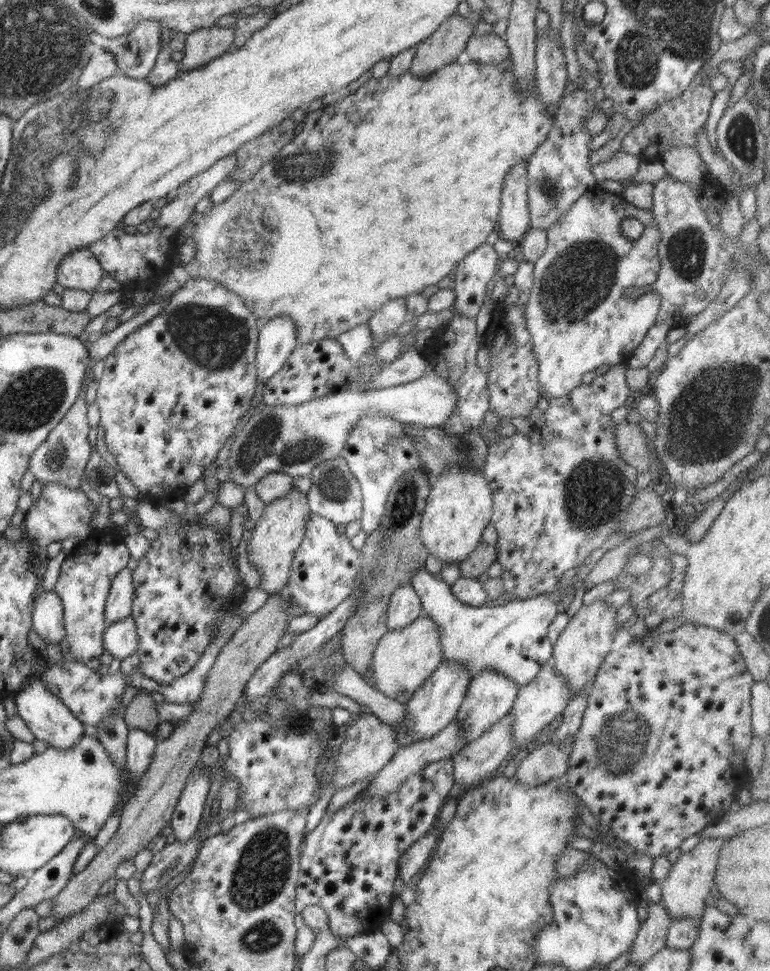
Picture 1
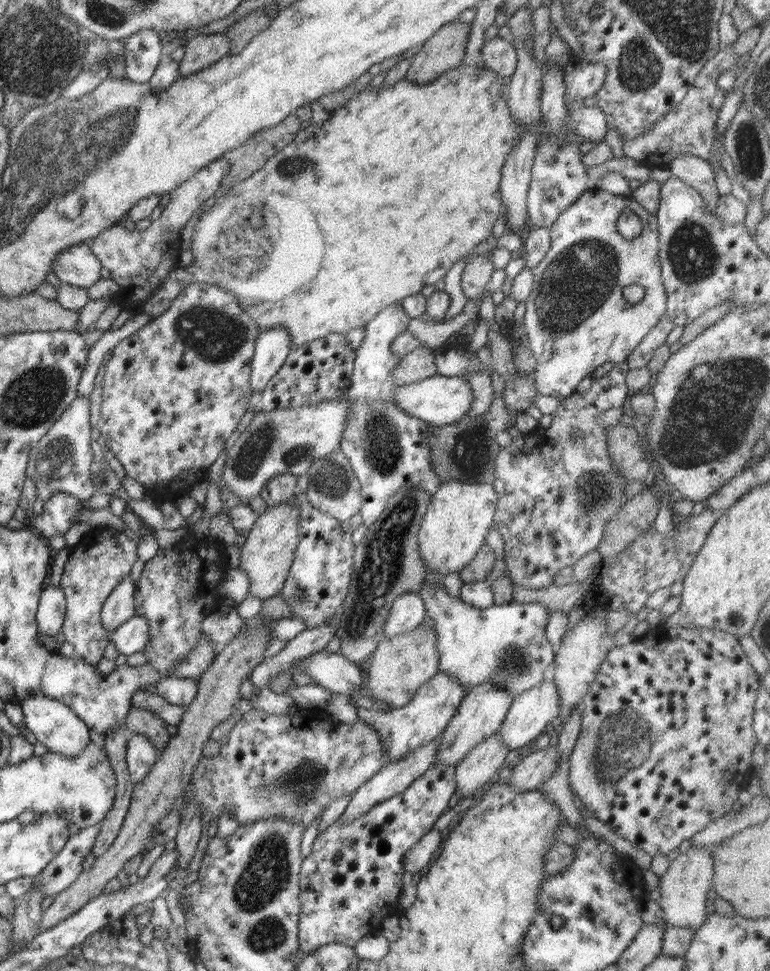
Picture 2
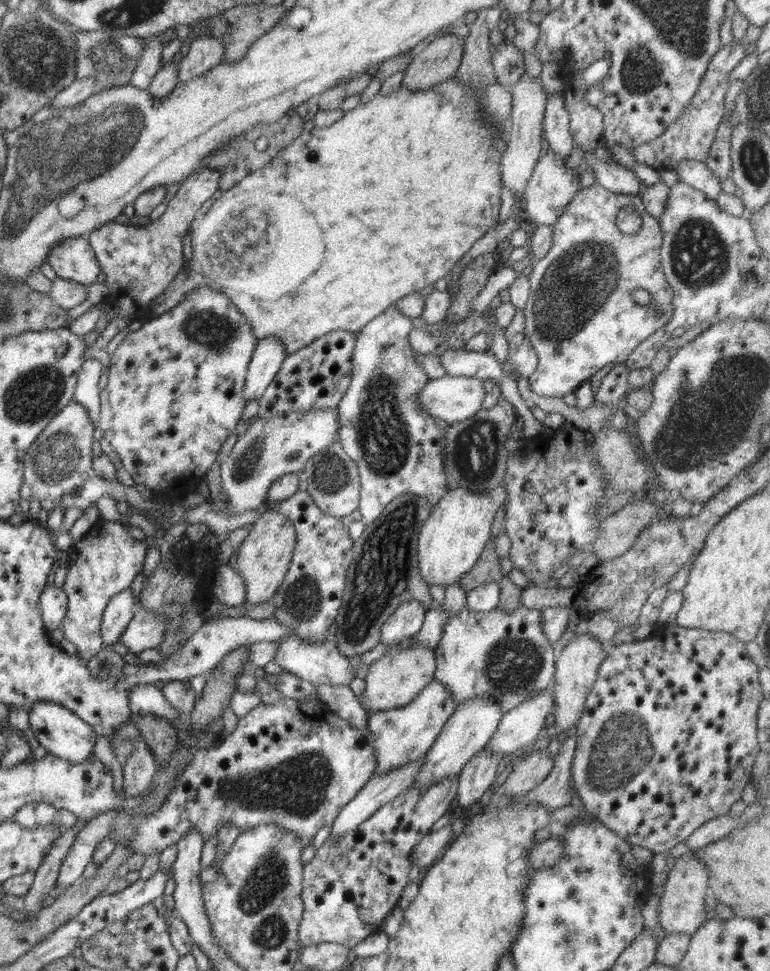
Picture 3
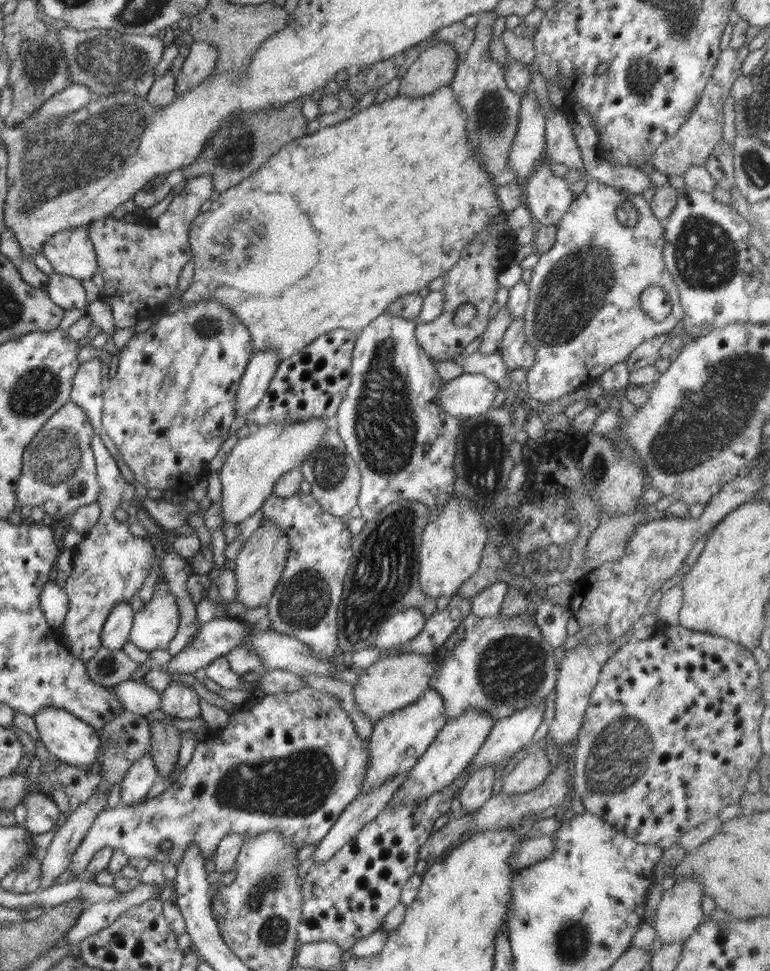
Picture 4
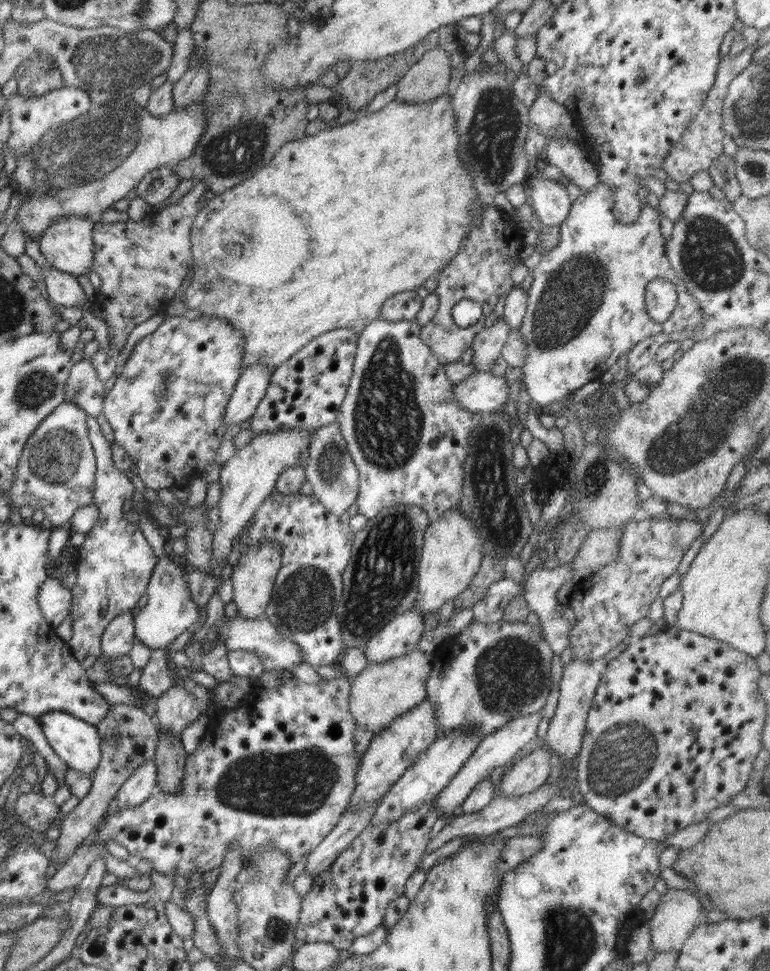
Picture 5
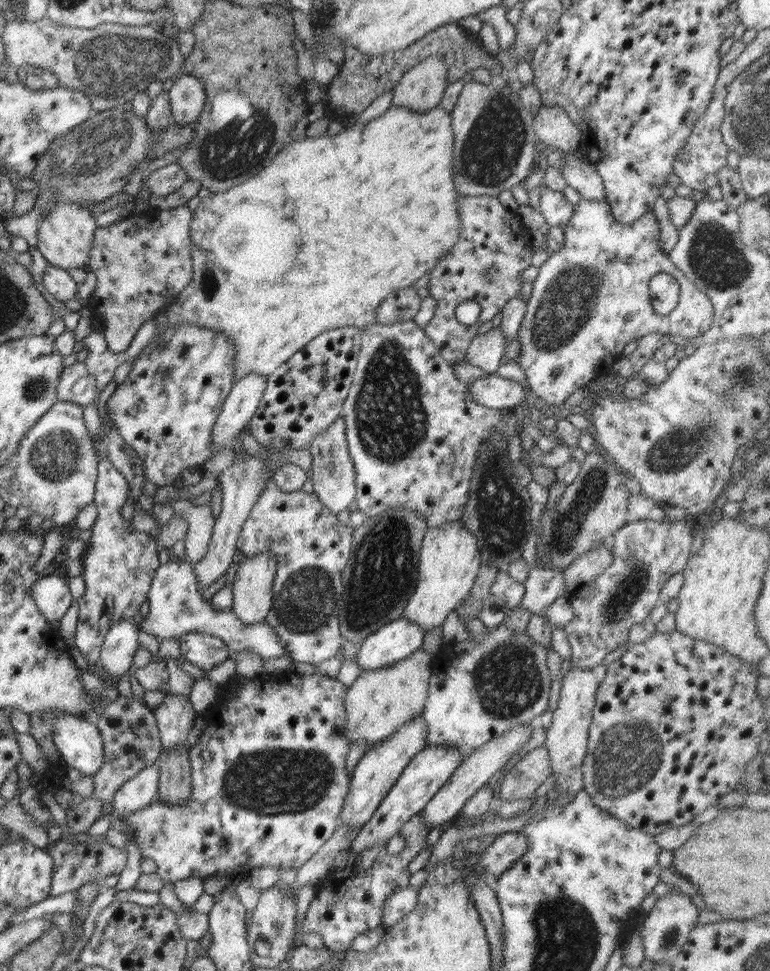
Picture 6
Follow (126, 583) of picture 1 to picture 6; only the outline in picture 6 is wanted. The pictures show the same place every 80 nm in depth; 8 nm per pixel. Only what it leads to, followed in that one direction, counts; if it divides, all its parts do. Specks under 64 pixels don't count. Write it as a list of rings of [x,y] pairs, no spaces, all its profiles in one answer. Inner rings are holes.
[[[133,620],[118,621],[108,629],[99,654],[98,664],[108,671],[110,678],[105,685],[114,687],[114,678],[134,671],[134,653],[140,645],[138,642],[139,628]]]

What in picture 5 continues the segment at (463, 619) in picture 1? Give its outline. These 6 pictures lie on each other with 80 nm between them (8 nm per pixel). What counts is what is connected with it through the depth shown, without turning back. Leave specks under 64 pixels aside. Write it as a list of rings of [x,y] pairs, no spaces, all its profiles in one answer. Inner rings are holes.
[[[503,618],[498,622],[483,623],[474,620],[454,638],[450,650],[435,652],[432,674],[427,680],[427,699],[434,704],[434,722],[438,724],[436,738],[454,730],[476,734],[480,740],[514,722],[516,718],[542,712],[553,687],[550,673],[553,650],[527,622],[511,623]]]

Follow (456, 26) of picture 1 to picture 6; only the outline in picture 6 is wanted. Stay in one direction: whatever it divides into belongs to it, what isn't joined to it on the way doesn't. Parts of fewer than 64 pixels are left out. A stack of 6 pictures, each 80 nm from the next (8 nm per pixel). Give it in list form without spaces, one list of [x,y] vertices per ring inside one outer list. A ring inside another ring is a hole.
[[[428,55],[408,69],[392,89],[391,104],[421,113],[438,107],[448,85],[447,66],[442,57]]]

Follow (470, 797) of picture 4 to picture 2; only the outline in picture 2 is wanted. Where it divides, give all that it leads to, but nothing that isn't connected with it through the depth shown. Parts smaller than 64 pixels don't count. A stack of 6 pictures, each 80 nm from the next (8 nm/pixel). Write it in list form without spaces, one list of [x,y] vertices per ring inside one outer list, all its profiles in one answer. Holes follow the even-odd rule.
[[[498,733],[472,747],[455,767],[457,791],[463,798],[472,797],[474,793],[477,796],[478,790],[497,779],[497,772],[506,768],[504,762],[509,751]]]

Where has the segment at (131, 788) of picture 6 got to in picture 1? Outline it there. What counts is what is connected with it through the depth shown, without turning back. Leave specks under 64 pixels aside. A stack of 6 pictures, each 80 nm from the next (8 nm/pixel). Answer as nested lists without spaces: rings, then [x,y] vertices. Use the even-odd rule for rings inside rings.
[[[129,730],[127,738],[126,770],[134,784],[144,777],[144,772],[152,764],[157,742],[153,736],[142,730]]]

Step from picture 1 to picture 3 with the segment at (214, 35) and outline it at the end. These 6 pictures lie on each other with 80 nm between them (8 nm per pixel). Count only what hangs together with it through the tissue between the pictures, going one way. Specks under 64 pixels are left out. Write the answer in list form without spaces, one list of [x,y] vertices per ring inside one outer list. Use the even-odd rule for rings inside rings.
[[[208,36],[195,38],[177,67],[179,81],[191,81],[212,70],[213,66],[221,63],[224,53],[224,43],[220,39]]]

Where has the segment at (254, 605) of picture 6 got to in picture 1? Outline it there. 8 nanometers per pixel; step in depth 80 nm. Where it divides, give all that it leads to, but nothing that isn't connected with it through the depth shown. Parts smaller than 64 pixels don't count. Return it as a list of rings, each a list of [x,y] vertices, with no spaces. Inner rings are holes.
[[[292,489],[284,498],[268,503],[252,529],[251,539],[247,544],[248,560],[256,565],[262,575],[259,588],[266,590],[269,595],[279,594],[287,585],[292,561],[304,538],[307,520],[311,513],[306,498],[307,496],[298,489]]]

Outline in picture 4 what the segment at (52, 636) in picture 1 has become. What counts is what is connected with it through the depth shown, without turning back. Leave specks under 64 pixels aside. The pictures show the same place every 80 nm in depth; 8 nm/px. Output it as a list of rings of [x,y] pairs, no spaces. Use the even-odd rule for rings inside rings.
[[[48,580],[44,583],[39,601],[48,624],[54,629],[60,629],[69,609],[66,591],[56,582]]]

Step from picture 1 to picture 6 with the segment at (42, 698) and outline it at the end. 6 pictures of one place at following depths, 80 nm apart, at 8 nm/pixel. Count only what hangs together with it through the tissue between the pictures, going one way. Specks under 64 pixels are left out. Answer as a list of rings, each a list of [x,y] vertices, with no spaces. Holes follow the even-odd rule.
[[[64,713],[52,728],[52,741],[66,767],[93,777],[104,764],[103,741],[94,721]]]

